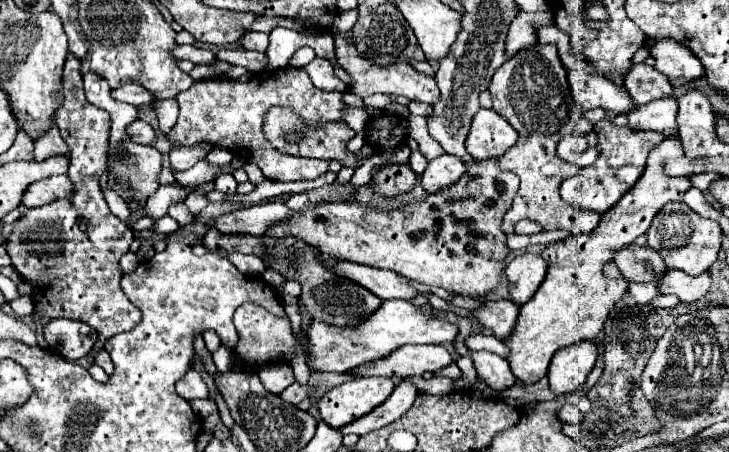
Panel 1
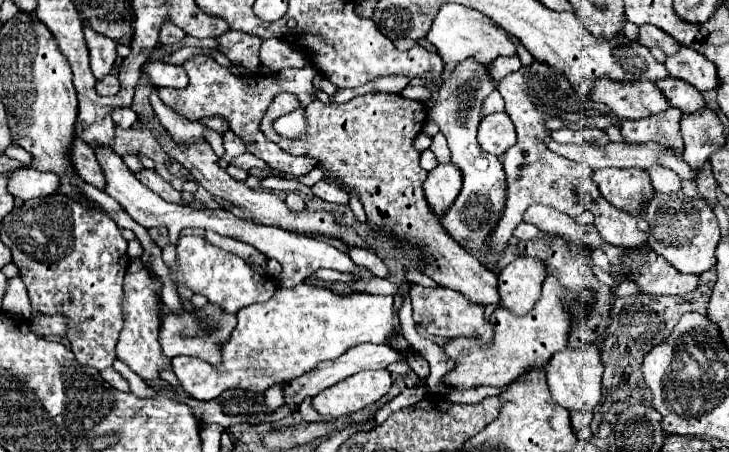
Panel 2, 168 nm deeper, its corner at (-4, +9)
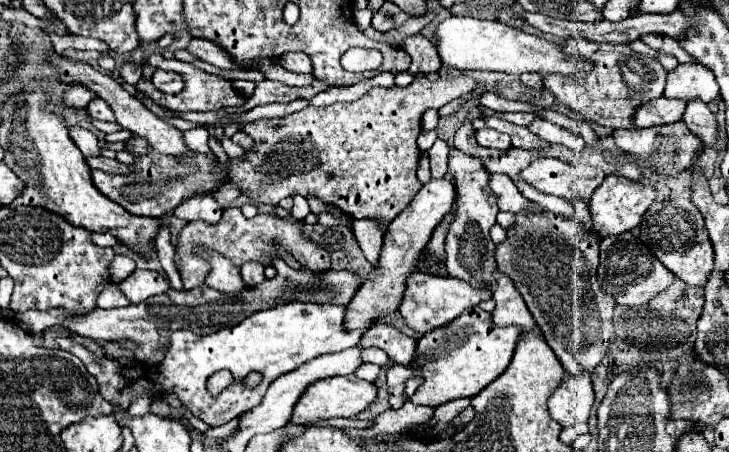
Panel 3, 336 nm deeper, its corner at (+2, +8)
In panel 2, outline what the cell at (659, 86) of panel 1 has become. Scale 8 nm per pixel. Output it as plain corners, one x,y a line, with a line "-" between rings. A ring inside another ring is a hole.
663,78
663,80
655,82
655,84
665,92
665,96
671,102
671,106
679,108
683,114
693,114
693,112
697,112
697,110
707,106
703,96
699,94
699,90
695,90
693,86
689,86
683,80

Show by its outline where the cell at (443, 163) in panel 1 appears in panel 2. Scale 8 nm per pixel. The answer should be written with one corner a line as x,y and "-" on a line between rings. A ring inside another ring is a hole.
451,162
439,164
435,170
429,172
423,184
423,192
435,216
443,216
451,208
451,202
455,202
459,194
459,186
461,186
461,174
459,168

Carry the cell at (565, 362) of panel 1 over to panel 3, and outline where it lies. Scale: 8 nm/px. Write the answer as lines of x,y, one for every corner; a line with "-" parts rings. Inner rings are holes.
583,371
579,375
567,373
549,397
549,413
563,427
585,423
589,419
593,401
595,397
589,371

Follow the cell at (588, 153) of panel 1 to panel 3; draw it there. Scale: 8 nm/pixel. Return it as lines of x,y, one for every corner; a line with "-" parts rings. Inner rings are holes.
683,121
667,123
667,125
653,125
647,129
637,129
637,127
617,129
617,131
613,131
613,137
615,137
617,149
643,157
647,169
665,173
665,175
679,175
681,171
689,169
693,159
697,157
697,149
701,149
701,141
697,139
697,135
693,135
685,127

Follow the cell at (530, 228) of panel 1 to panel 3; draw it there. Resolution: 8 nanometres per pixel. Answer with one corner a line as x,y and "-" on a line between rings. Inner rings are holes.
493,175
489,187
497,195
497,203
499,203
501,211
511,211
515,215
517,213
525,213
525,211
529,211
529,213
543,213
543,209
537,203
525,199
519,193
517,185
507,175

